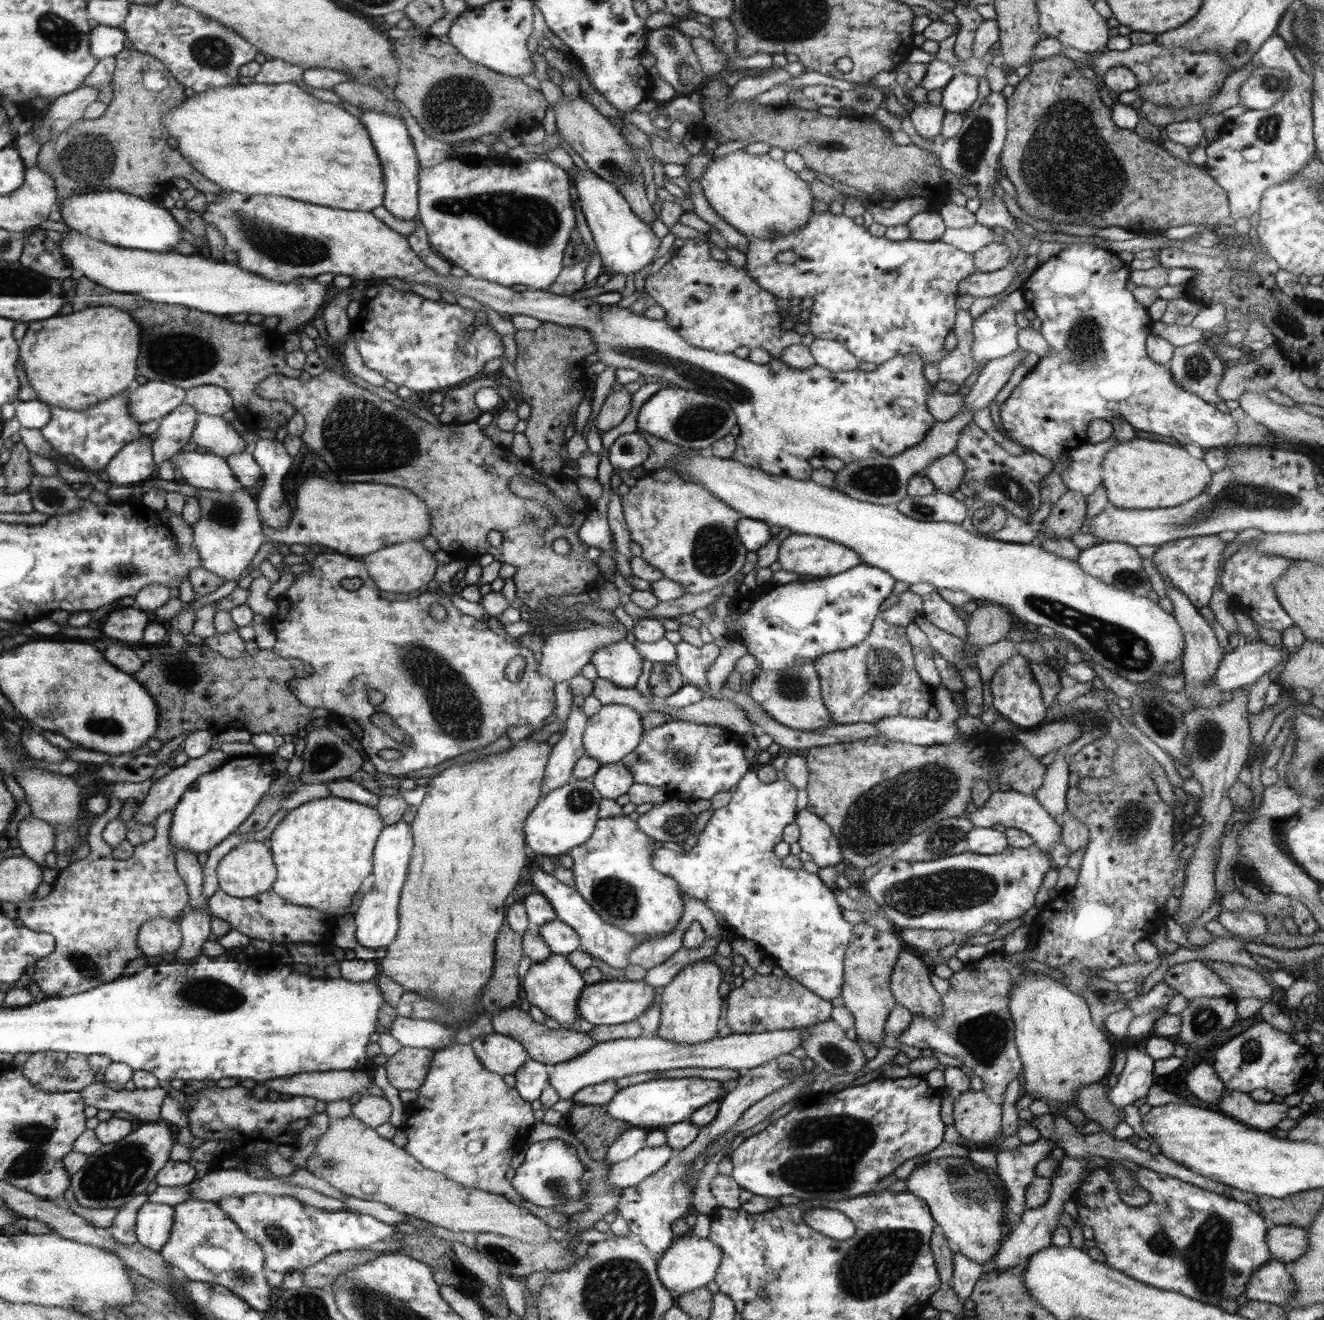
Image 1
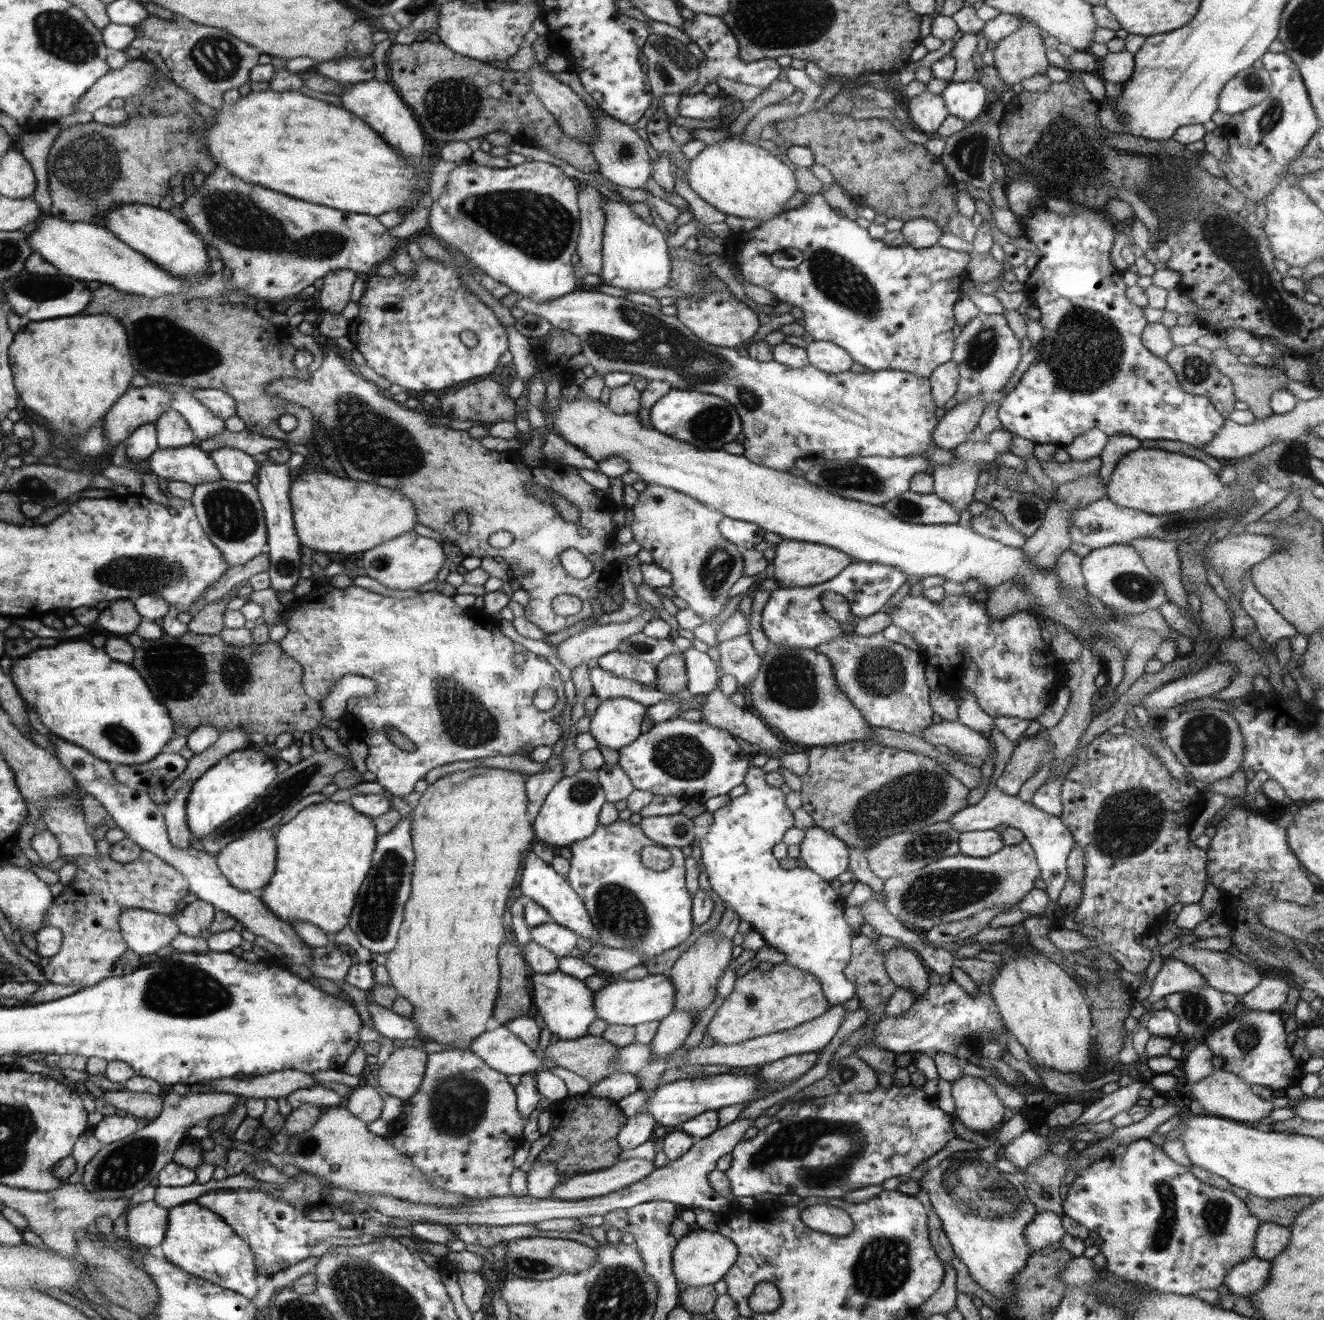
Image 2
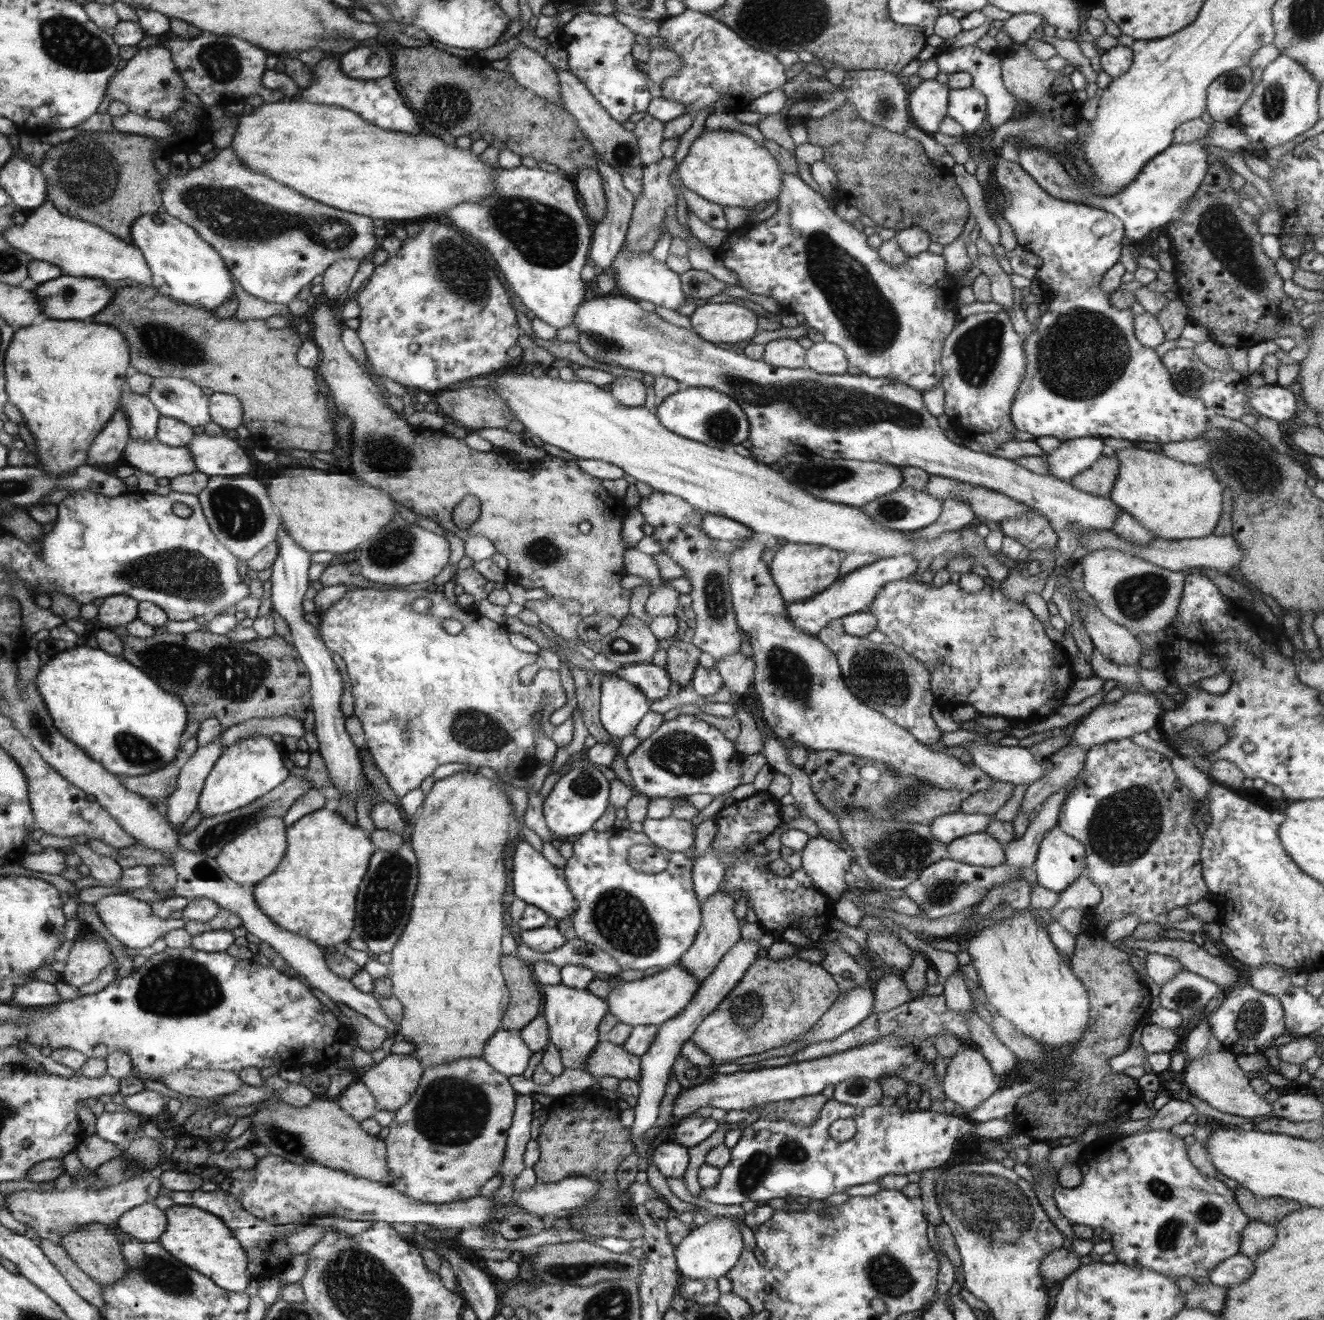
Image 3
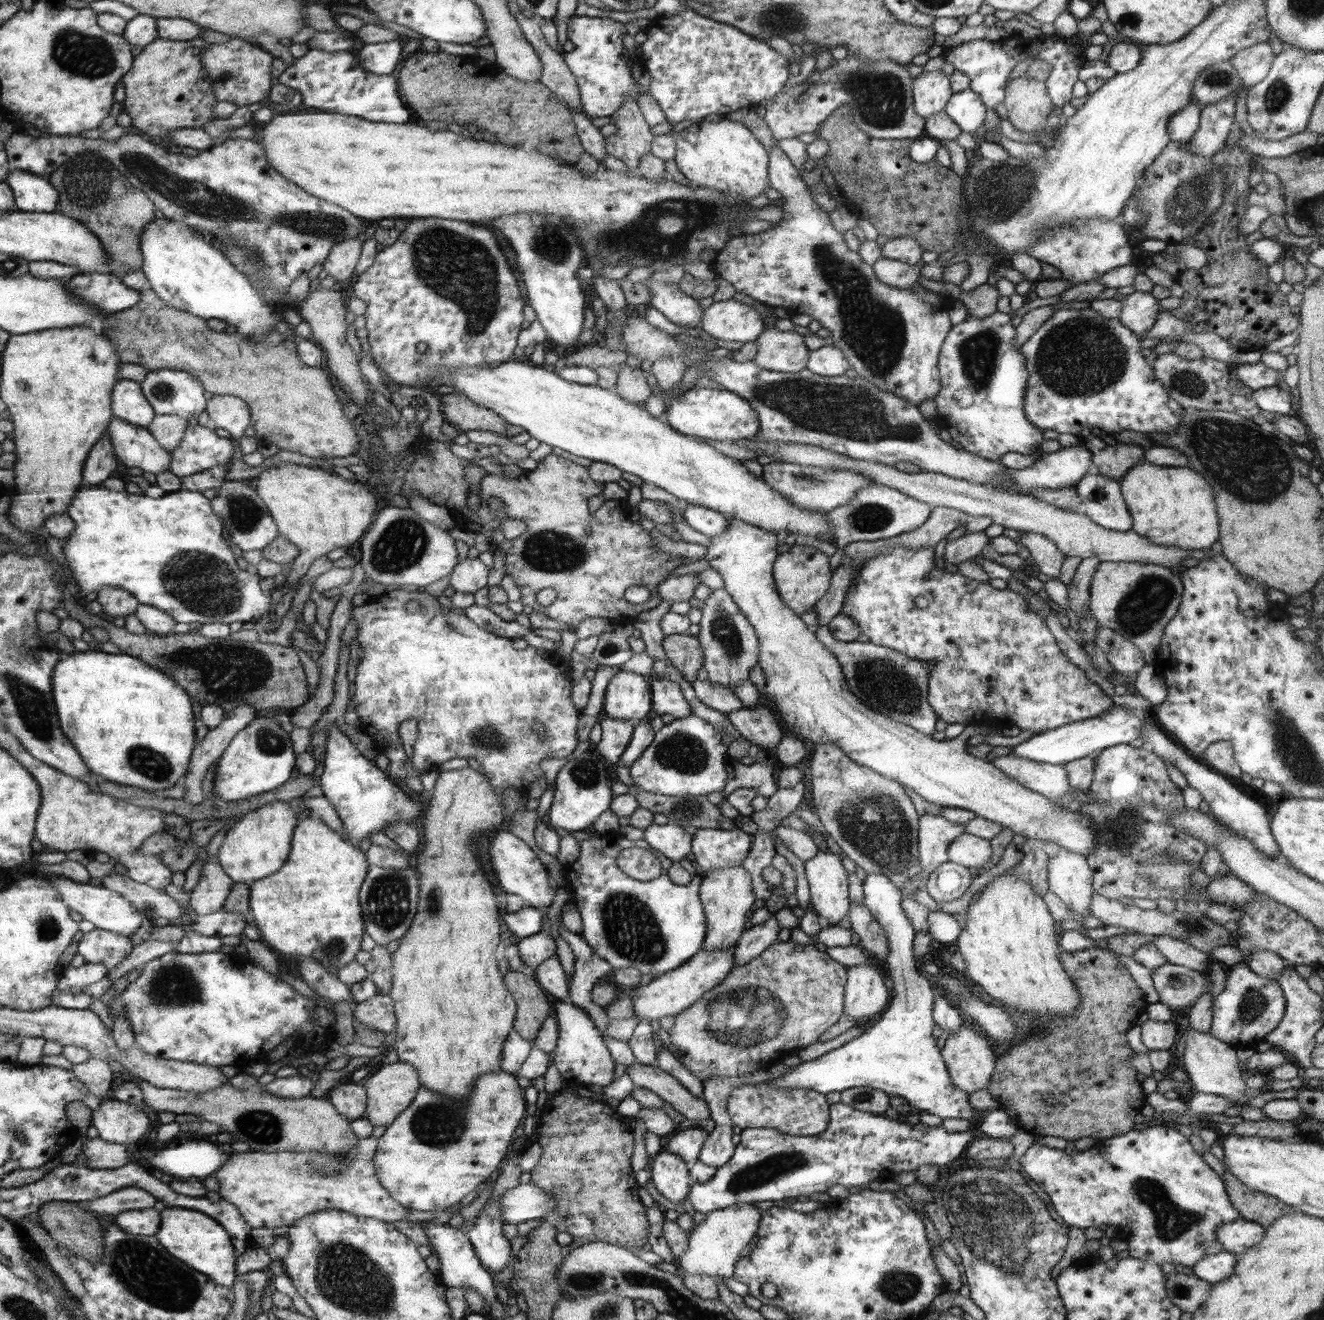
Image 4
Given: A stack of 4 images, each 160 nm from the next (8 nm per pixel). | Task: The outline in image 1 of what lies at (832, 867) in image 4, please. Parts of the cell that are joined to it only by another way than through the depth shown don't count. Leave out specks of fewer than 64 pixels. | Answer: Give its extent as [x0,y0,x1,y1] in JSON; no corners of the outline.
[795,809,843,868]

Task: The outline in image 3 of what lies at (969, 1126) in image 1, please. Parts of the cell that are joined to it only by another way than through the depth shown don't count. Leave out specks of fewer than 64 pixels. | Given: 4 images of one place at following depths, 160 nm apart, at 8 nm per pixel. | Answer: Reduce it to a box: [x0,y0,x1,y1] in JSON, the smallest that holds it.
[943,1046,999,1115]

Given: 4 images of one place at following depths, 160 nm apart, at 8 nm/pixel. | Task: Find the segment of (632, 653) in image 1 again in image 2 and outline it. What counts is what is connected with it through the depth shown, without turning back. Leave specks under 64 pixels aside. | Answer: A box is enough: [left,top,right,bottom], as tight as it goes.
[598,650,656,685]

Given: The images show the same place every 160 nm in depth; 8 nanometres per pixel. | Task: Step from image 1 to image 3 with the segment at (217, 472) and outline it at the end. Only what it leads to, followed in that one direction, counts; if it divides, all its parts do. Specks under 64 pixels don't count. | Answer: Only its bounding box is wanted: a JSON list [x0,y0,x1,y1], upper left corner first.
[124,439,196,479]

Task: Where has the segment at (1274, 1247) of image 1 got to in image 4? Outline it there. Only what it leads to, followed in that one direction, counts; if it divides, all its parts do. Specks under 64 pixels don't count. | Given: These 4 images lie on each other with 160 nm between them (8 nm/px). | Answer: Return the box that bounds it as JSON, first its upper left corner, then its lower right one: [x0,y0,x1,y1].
[1217,1216,1267,1254]

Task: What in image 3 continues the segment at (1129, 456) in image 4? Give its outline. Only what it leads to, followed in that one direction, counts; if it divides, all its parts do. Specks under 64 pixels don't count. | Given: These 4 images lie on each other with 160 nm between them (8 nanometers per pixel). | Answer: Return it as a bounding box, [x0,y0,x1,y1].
[1070,456,1120,497]

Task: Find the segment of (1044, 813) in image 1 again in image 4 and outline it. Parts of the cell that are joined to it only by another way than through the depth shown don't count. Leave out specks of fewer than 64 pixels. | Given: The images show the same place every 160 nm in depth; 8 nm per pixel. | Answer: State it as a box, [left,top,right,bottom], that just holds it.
[902,814,1095,927]

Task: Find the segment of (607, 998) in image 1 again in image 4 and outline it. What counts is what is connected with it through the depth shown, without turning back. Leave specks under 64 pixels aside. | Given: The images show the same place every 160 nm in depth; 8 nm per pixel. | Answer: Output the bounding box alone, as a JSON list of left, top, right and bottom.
[629,946,736,1021]

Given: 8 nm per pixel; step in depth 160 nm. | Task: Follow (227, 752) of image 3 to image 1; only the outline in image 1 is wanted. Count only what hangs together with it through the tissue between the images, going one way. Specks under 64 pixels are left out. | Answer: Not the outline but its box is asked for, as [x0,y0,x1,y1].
[169,756,274,854]

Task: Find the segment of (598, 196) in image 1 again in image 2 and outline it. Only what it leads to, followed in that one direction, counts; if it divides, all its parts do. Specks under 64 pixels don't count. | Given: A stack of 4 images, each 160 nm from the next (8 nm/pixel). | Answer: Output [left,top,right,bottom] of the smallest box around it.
[599,197,671,292]

